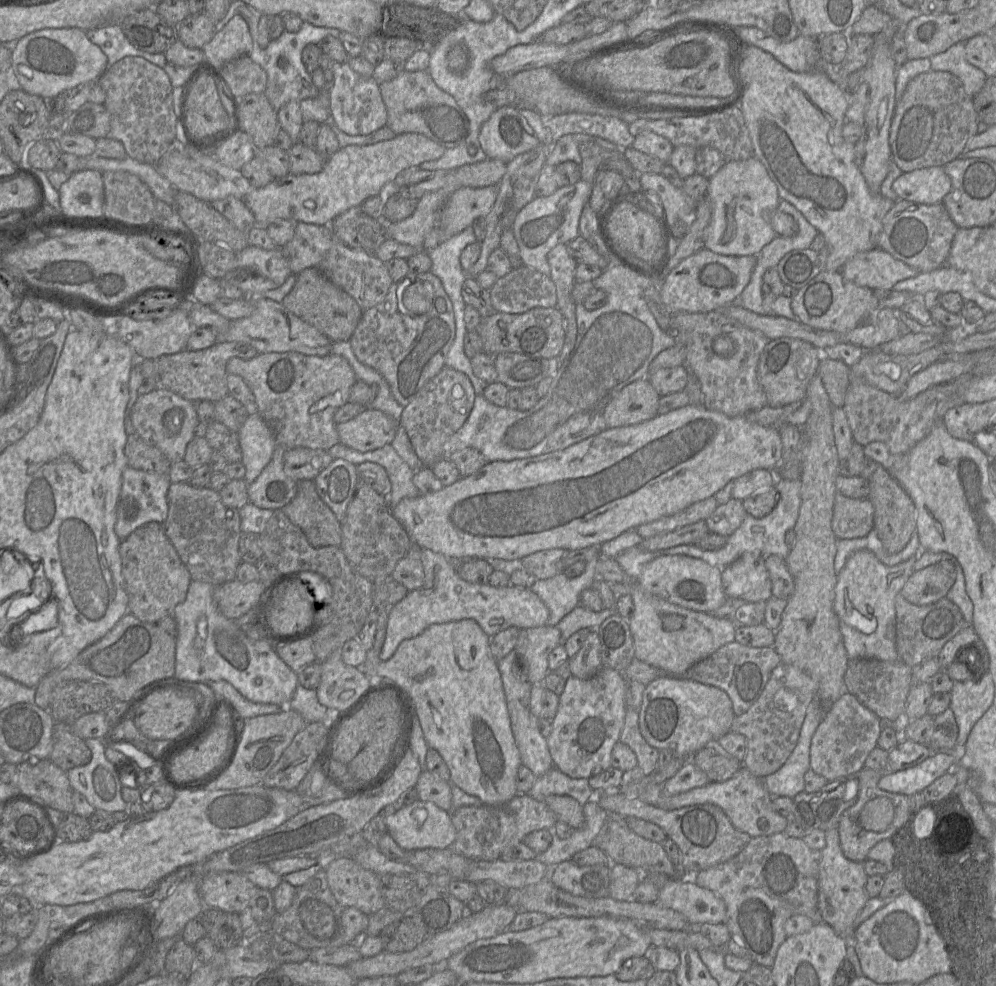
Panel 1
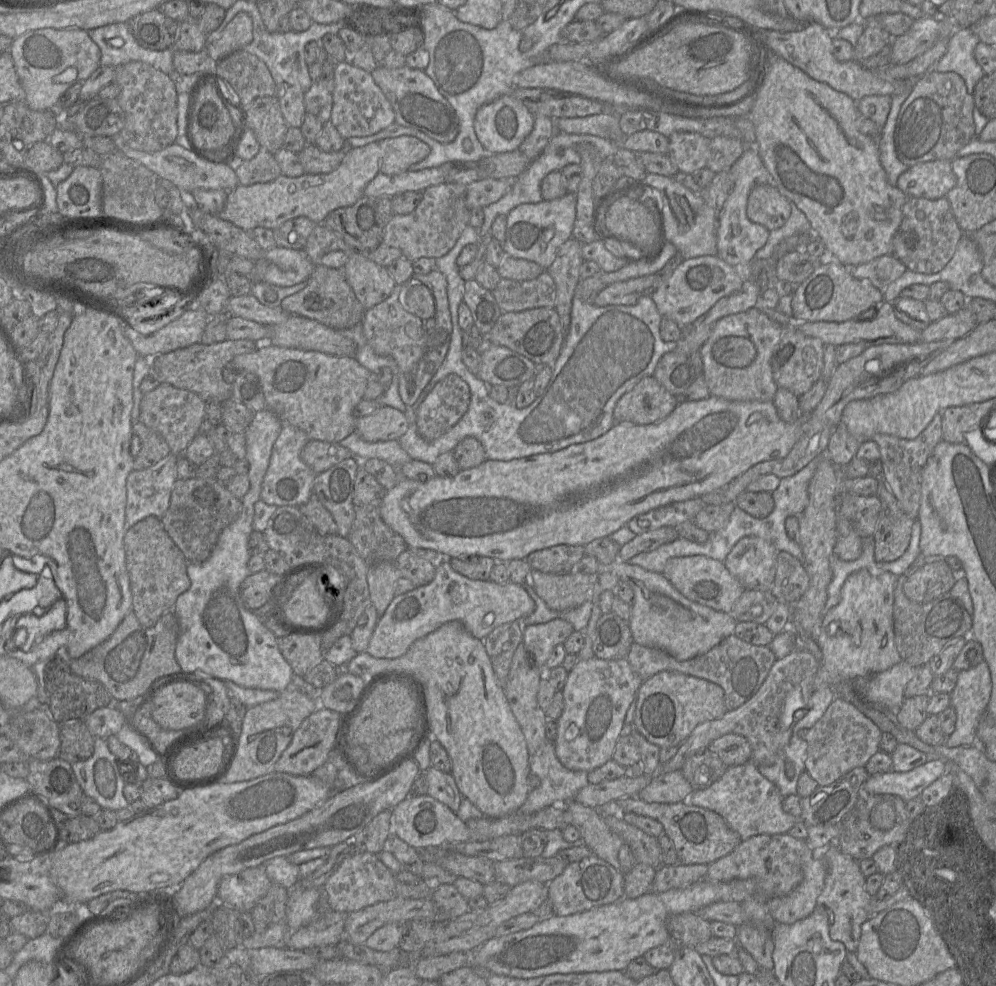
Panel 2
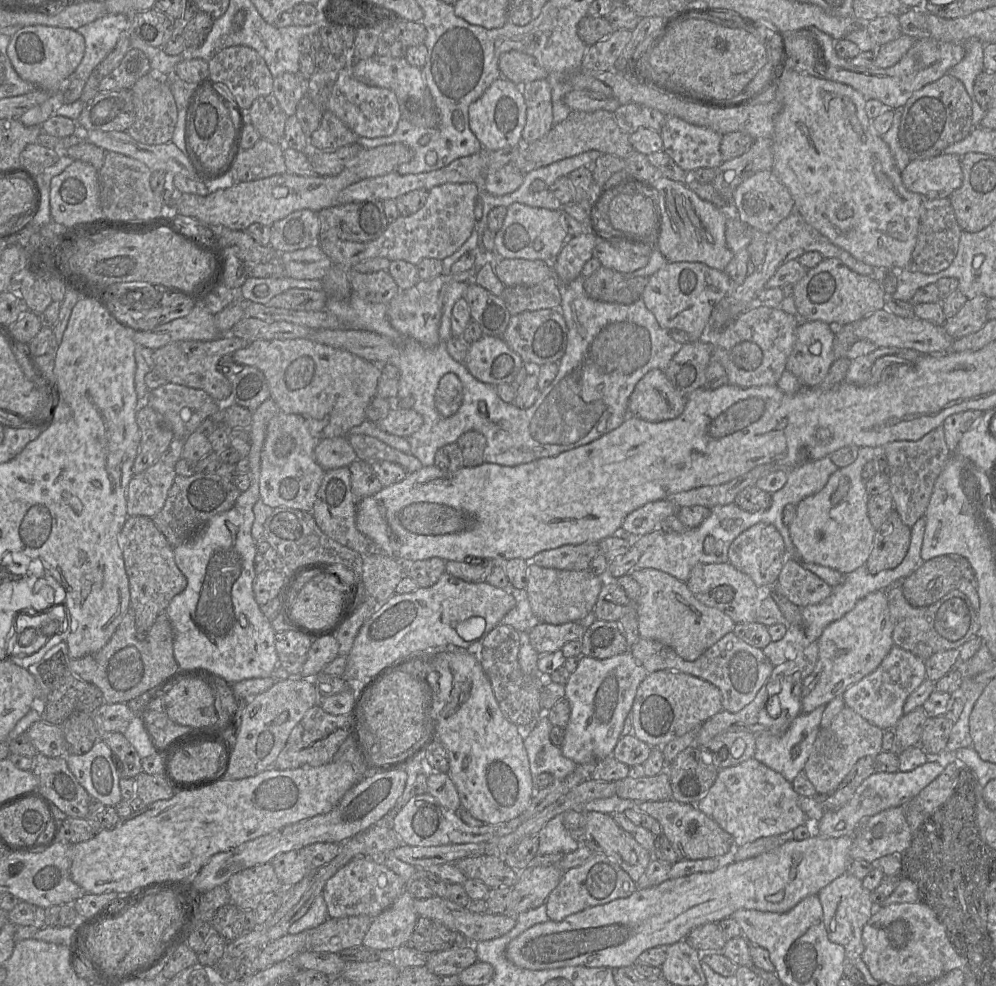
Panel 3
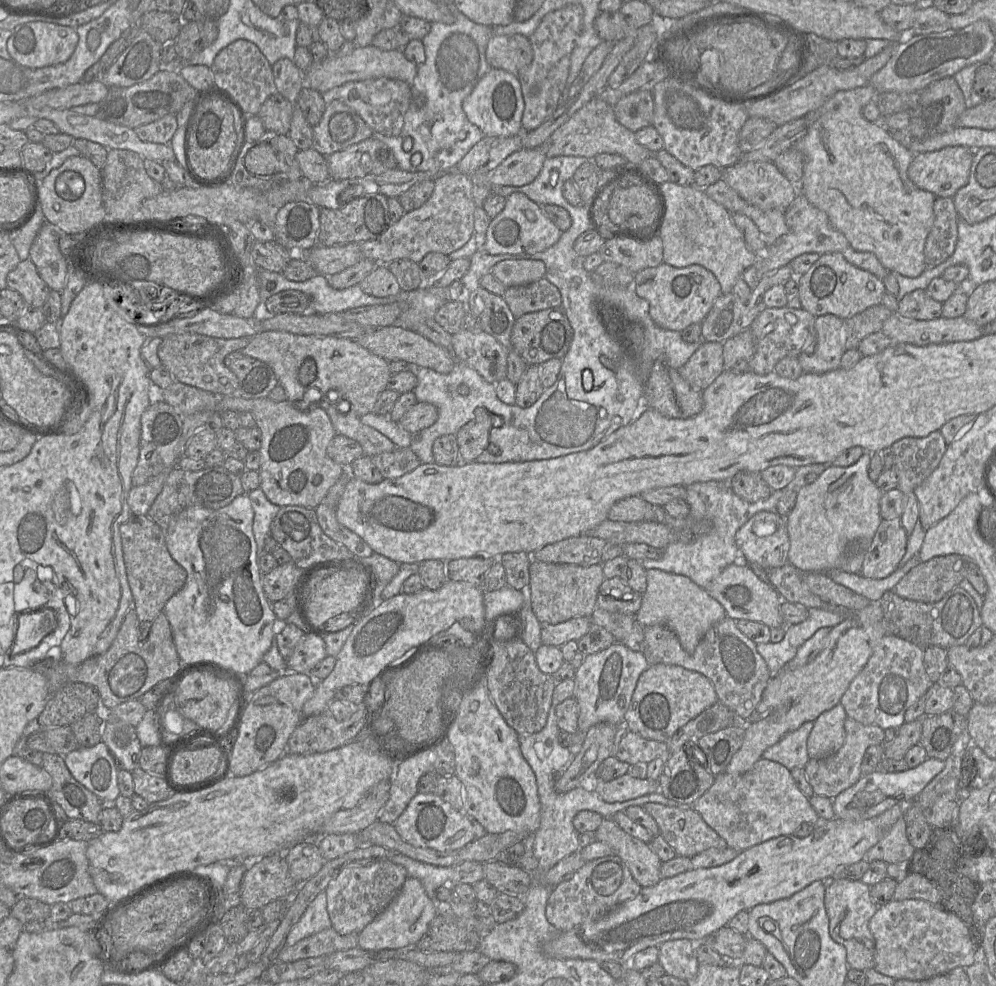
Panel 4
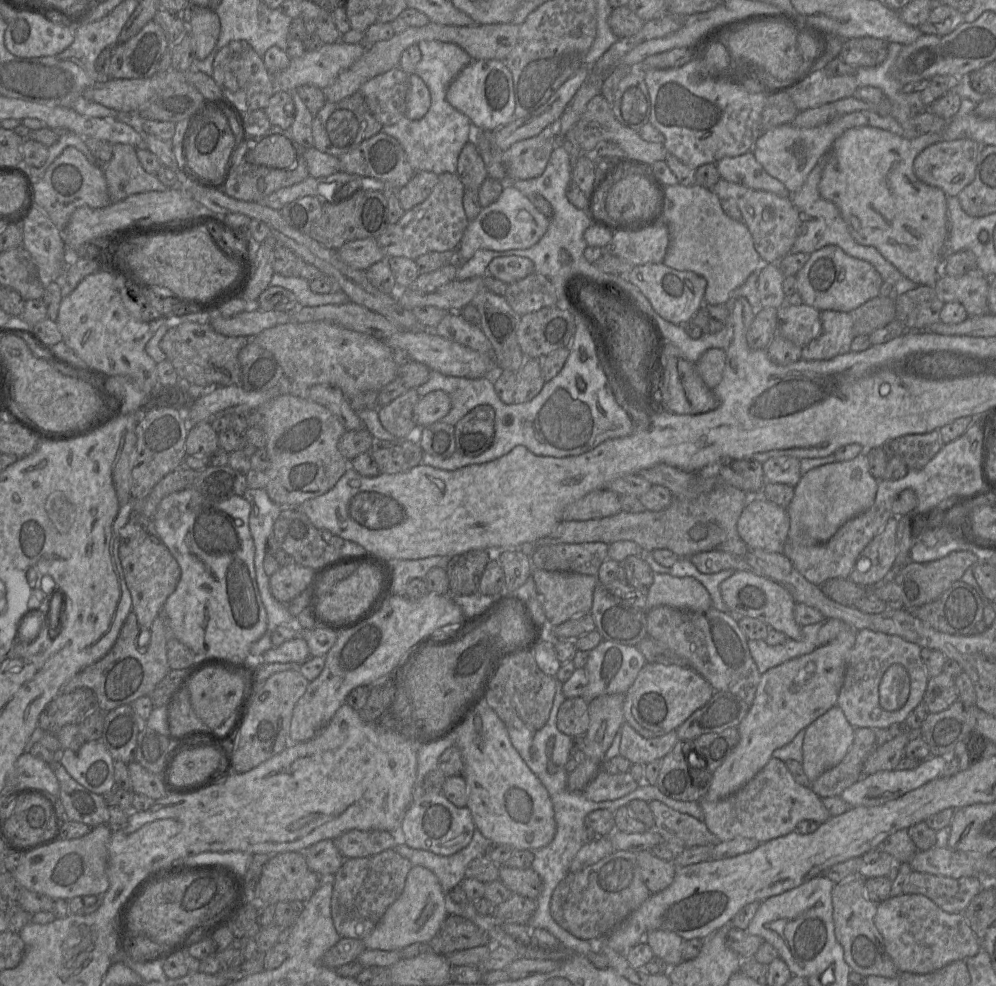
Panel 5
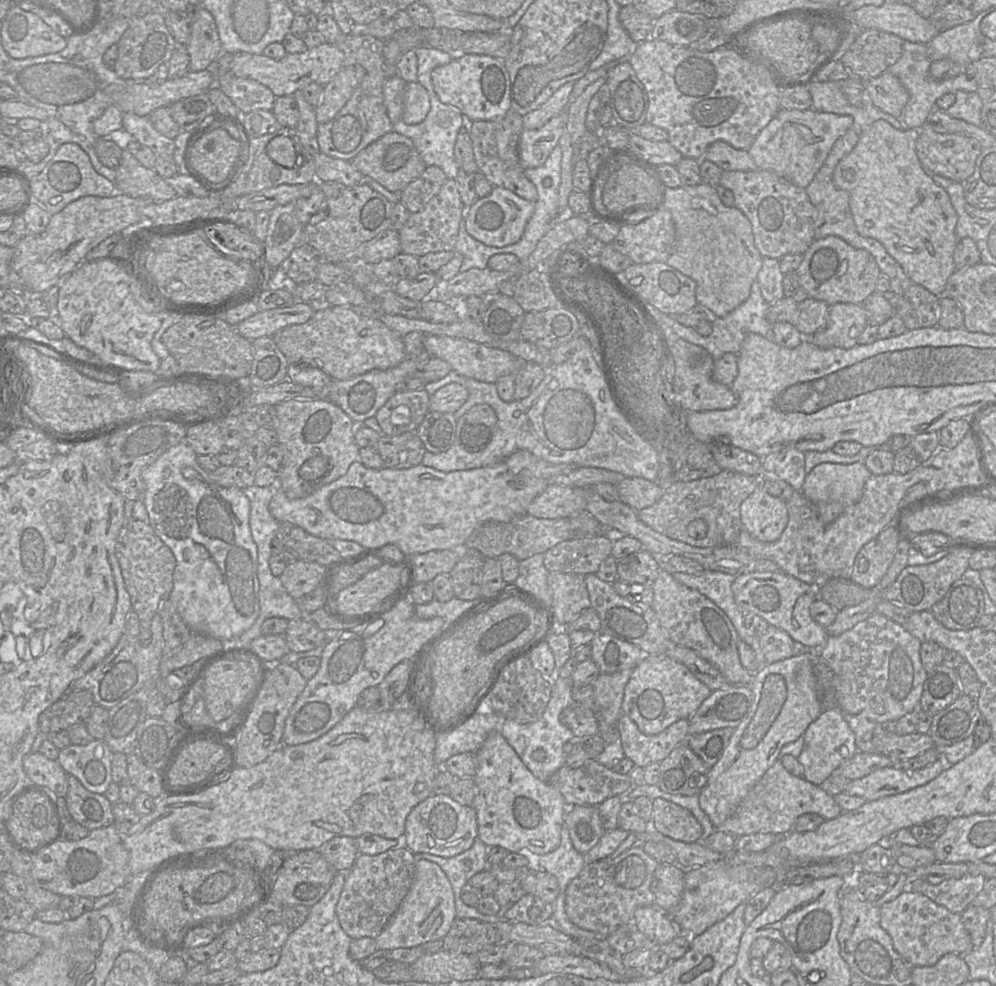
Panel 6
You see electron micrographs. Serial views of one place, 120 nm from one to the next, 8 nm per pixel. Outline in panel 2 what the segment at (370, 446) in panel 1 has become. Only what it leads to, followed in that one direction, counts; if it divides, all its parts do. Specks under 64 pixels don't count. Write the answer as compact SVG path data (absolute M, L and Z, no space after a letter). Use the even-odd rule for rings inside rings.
M380 406L374 413L356 419L356 429L366 442L398 440L408 430L405 413L389 406Z

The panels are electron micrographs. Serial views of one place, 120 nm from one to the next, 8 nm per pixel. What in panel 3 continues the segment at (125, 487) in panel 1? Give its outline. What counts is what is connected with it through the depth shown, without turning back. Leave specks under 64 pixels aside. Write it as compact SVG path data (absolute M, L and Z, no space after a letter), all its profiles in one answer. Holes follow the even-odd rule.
M173 439L155 464L133 475L127 488L128 516L154 517L163 508L177 475L176 463L182 458L186 439Z

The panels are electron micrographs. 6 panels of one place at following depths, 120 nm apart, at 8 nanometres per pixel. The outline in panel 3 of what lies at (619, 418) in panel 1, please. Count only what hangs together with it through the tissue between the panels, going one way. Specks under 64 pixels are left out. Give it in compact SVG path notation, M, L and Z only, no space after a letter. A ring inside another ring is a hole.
M653 369L645 374L635 386L628 402L628 416L648 422L661 422L677 418L685 408L687 396L677 391L663 371Z

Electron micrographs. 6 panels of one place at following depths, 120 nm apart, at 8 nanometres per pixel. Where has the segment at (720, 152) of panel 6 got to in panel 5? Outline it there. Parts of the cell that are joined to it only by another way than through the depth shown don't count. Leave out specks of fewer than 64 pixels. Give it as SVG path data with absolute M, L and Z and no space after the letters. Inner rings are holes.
M753 152L736 157L725 157L716 163L720 178L743 185L753 190L774 193L780 197L790 197L791 193L776 178L770 176L755 159Z

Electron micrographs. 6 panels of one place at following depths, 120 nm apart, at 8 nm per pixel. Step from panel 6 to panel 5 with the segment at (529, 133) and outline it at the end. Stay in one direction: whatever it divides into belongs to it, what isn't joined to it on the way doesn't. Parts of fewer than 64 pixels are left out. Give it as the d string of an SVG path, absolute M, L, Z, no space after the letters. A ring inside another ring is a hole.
M558 125L546 127L538 135L515 142L503 154L503 165L509 178L527 180L541 176L551 153L561 143Z

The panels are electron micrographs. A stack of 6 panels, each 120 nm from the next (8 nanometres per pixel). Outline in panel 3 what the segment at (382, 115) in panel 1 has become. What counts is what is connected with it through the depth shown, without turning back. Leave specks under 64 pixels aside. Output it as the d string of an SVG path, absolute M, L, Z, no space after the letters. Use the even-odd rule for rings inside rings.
M351 64L344 67L332 88L328 109L359 137L392 135L401 119L397 97L392 90L364 84L352 75Z

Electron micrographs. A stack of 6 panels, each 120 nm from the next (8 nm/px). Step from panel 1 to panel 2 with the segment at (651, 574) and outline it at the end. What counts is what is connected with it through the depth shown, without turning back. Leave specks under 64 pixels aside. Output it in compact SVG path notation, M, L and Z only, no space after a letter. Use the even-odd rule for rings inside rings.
M704 555L671 558L666 563L663 575L686 598L726 613L731 612L735 602L745 591L724 562Z

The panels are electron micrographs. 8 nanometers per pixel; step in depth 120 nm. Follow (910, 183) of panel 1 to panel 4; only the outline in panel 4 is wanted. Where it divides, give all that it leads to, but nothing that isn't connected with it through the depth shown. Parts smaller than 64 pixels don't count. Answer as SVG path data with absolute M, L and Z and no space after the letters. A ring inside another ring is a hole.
M948 146L932 152L914 154L908 168L911 182L939 197L953 197L968 183L974 149Z

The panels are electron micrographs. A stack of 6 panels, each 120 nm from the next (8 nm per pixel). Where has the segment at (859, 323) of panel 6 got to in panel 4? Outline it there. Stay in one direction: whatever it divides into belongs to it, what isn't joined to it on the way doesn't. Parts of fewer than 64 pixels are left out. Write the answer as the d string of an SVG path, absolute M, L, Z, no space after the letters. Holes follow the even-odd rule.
M832 314L818 316L814 331L815 344L797 356L803 373L823 374L840 368L846 351L844 320Z

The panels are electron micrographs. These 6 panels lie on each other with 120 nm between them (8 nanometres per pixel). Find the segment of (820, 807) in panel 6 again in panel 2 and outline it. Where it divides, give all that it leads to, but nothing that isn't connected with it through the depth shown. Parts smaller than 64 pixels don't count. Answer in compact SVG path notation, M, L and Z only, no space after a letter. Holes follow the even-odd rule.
M748 761L728 767L723 776L703 790L694 791L688 801L695 806L707 808L721 815L728 825L739 833L742 841L752 836L784 834L798 822L799 818L783 809L784 797L775 784L765 778L756 764Z

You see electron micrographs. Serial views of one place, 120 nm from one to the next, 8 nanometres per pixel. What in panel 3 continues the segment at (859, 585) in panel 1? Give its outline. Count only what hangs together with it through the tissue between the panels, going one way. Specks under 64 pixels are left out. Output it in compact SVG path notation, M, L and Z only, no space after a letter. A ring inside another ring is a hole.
M876 591L859 600L854 608L828 625L817 640L819 655L813 672L803 682L802 713L826 706L847 688L877 669L894 646L893 624L886 591Z

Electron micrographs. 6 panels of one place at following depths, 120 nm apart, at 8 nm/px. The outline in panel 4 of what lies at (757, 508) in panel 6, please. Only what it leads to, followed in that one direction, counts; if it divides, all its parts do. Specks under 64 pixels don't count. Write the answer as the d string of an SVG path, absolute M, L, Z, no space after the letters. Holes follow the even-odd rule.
M761 511L752 516L735 535L740 559L769 570L788 563L790 548L786 519L777 512Z

